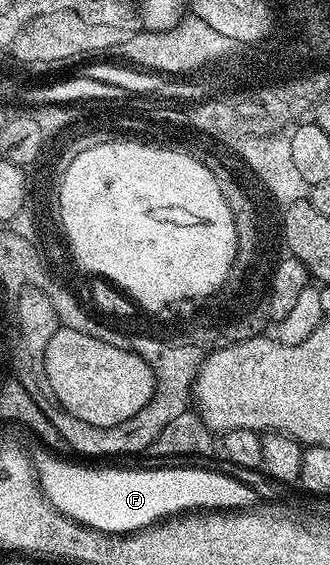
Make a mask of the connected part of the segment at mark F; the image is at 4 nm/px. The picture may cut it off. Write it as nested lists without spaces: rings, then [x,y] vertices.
[[[42,453],[42,461],[34,461],[40,488],[63,515],[99,531],[131,533],[189,511],[243,511],[255,508],[258,503],[254,489],[232,475],[210,468],[165,465],[127,471],[124,467],[83,467],[66,460]]]

